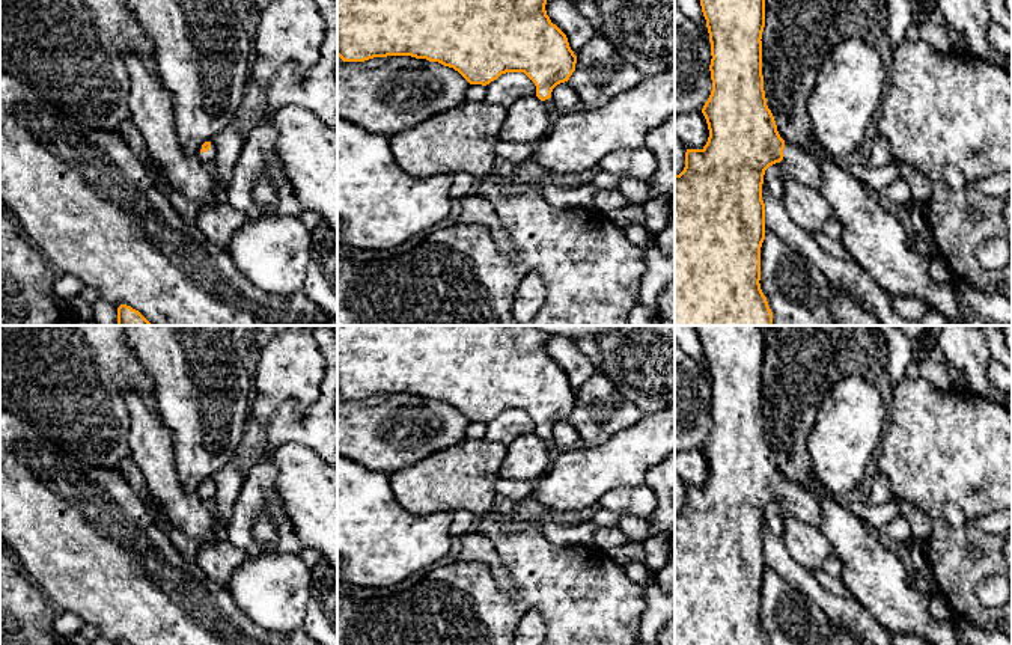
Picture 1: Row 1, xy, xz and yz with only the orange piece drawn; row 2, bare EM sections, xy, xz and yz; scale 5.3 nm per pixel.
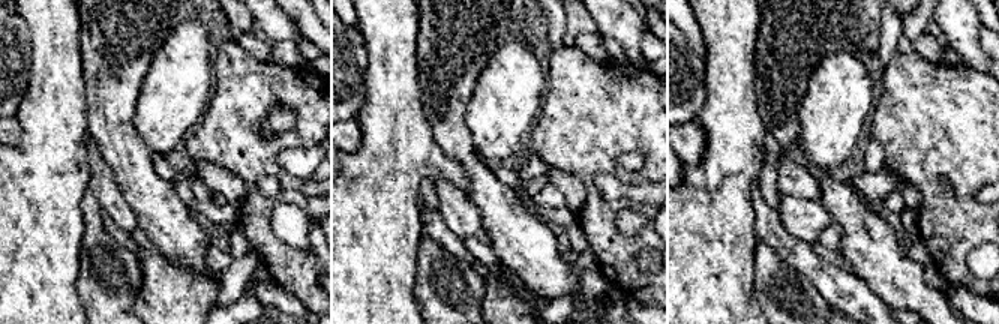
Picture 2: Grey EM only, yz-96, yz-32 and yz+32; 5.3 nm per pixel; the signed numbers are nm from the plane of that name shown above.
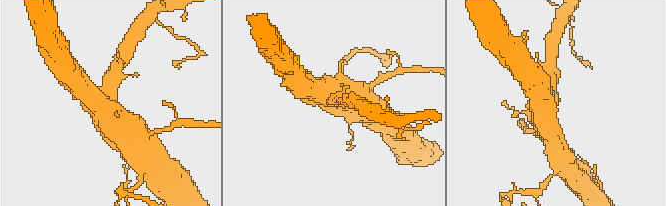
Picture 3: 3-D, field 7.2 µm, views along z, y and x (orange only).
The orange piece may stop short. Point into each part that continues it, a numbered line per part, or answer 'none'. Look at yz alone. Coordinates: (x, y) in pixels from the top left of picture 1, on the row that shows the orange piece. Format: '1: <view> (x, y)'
1: yz (800, 166)

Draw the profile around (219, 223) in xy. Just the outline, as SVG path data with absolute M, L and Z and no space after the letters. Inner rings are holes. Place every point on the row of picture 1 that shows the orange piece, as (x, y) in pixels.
M224 199L211 208L200 209L196 225L211 244L229 249L233 234L245 222L244 212L230 206Z

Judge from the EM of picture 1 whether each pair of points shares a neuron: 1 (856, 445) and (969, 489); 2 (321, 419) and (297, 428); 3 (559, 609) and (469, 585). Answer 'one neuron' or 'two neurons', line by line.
1: two neurons
2: one neuron
3: one neuron

